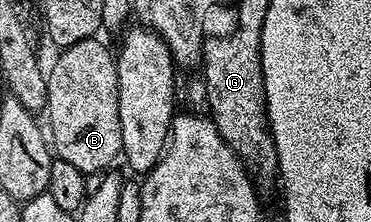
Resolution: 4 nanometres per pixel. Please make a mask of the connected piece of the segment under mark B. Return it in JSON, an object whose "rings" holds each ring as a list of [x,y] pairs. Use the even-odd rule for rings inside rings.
{"rings":[[[91,37],[76,42],[64,48],[48,68],[46,79],[48,81],[48,101],[46,103],[46,114],[49,115],[49,133],[51,143],[60,159],[70,162],[75,169],[89,174],[108,170],[114,163],[116,157],[122,152],[122,129],[119,124],[118,109],[118,73],[116,58],[112,48],[110,49],[100,38]]]}

